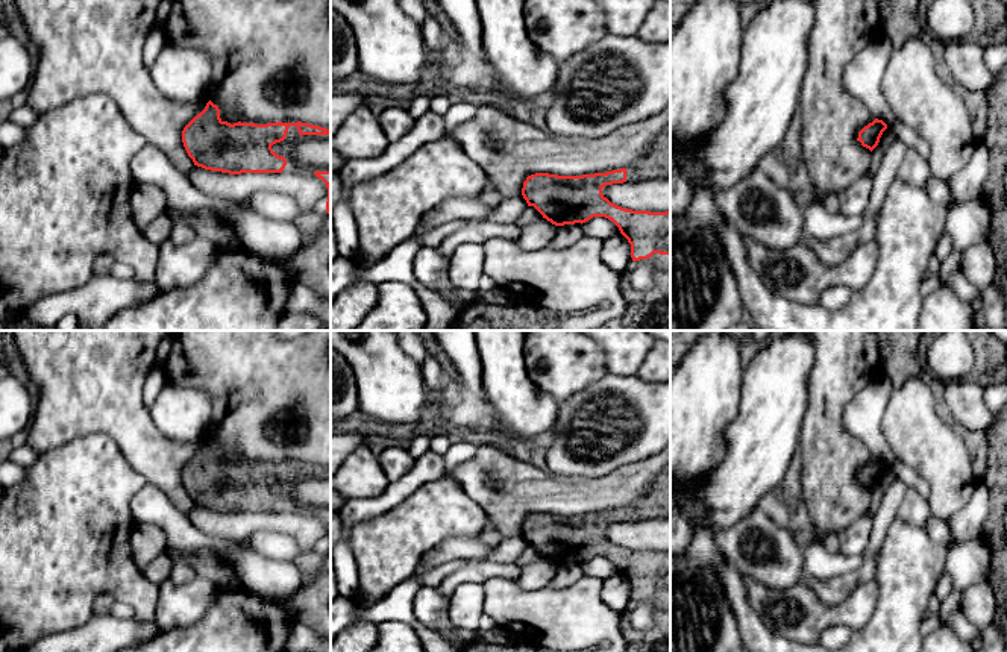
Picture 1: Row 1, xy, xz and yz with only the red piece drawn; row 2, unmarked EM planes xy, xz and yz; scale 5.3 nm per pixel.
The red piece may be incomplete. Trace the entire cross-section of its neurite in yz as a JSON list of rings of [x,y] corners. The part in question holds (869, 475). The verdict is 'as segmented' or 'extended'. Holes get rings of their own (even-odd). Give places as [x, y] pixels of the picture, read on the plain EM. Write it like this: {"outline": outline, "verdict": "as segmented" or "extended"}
{"outline": [[[875,458],[872,462],[864,465],[858,472],[857,481],[871,491],[878,485],[883,472],[887,469],[887,464],[883,459]]], "verdict": "as segmented"}

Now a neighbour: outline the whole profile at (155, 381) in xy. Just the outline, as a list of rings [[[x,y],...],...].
[[[155,365],[149,371],[143,387],[143,402],[146,408],[150,408],[153,405],[153,402],[156,400],[165,384],[167,384],[167,376],[164,367]]]

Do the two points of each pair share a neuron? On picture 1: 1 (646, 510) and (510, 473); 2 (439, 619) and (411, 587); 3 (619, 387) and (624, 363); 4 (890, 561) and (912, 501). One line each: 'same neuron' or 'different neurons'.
1: different neurons
2: different neurons
3: different neurons
4: different neurons

